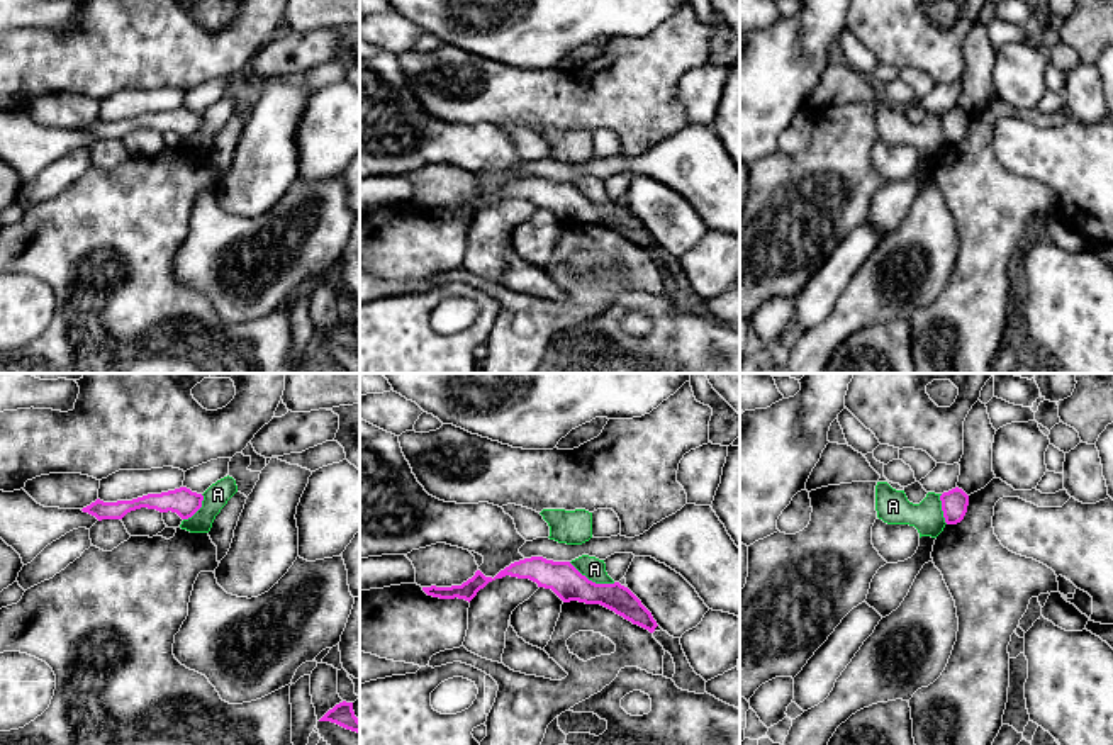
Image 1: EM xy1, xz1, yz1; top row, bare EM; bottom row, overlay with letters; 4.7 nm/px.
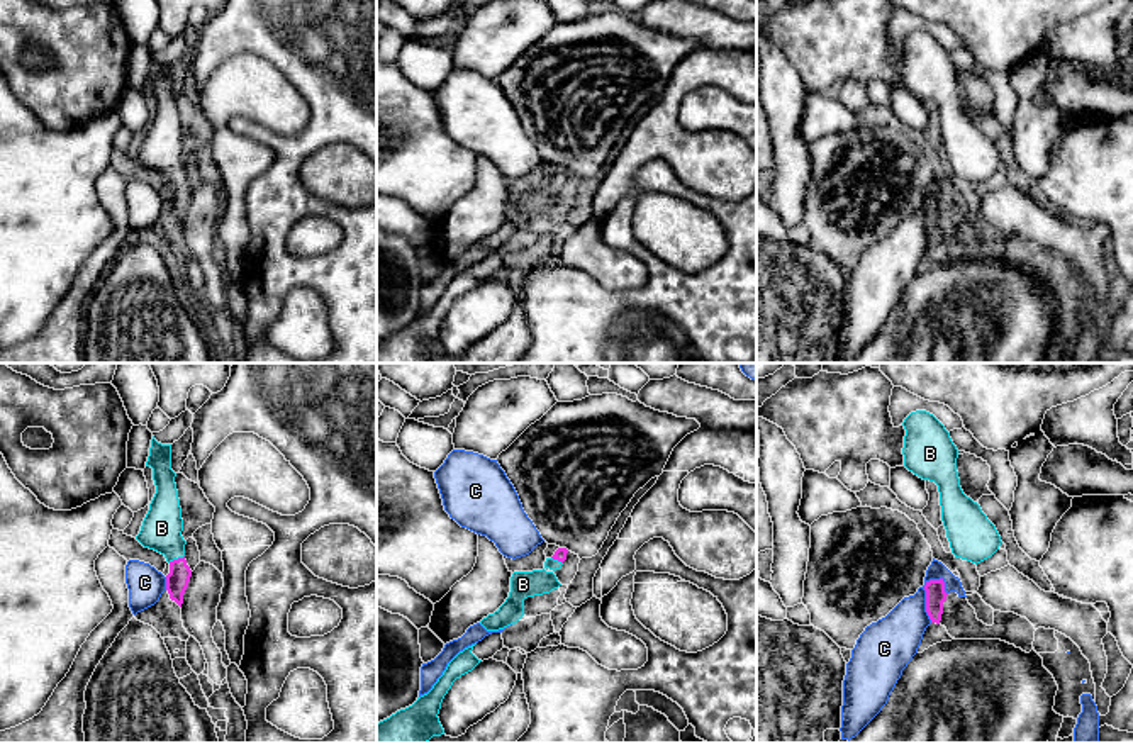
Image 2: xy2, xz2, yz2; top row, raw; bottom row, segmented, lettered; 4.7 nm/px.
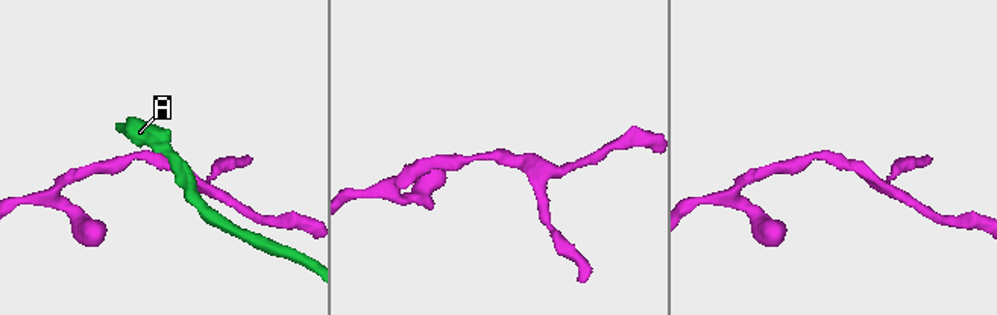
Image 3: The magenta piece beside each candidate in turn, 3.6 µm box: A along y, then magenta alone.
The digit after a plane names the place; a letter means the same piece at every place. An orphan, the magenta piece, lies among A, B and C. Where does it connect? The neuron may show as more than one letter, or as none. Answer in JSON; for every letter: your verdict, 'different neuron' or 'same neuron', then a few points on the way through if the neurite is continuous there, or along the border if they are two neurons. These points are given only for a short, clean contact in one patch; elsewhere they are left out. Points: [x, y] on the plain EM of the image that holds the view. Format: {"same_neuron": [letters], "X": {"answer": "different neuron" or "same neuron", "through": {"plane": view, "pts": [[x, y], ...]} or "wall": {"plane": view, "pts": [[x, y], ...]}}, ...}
{"same_neuron": ["B"], "A": {"answer": "different neuron", "wall": {"plane": "xz1", "pts": [[569, 182], [596, 202], [615, 202]]}}, "B": {"answer": "same neuron", "through": {"plane": "xy2", "pts": [[177, 201], [175, 180], [173, 167], [161, 148]]}}, "C": {"answer": "different neuron"}}

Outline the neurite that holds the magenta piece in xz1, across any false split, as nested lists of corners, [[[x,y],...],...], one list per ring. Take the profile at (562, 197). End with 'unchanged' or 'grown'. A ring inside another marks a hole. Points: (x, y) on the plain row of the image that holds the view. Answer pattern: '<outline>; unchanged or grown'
[[[543,176],[514,182],[501,190],[494,199],[485,197],[480,190],[477,190],[475,195],[461,205],[431,205],[422,207],[422,210],[433,217],[458,217],[470,222],[489,202],[506,195],[529,199],[536,202],[538,207],[551,209],[563,222],[579,221],[585,224],[601,224],[650,253],[653,253],[658,246],[652,232],[628,207],[619,202],[596,204],[582,195],[570,182],[553,182]]]; unchanged

